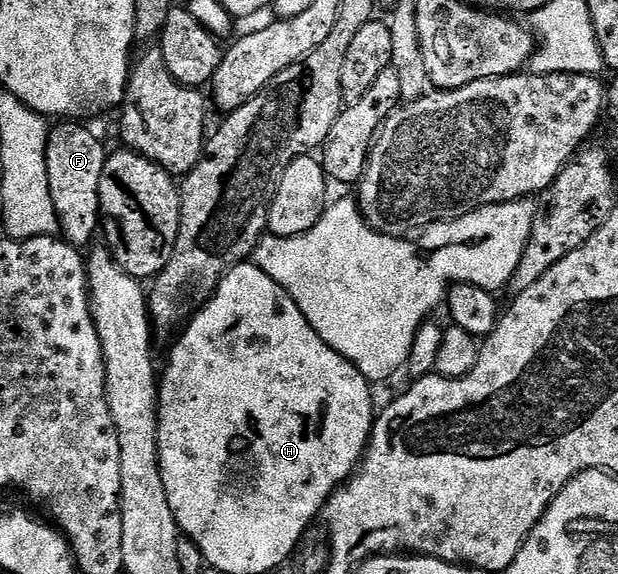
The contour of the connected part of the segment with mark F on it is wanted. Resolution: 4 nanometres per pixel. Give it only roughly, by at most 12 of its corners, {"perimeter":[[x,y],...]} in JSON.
{"perimeter":[[81,123],[49,134],[51,199],[69,244],[103,225],[107,148]]}

